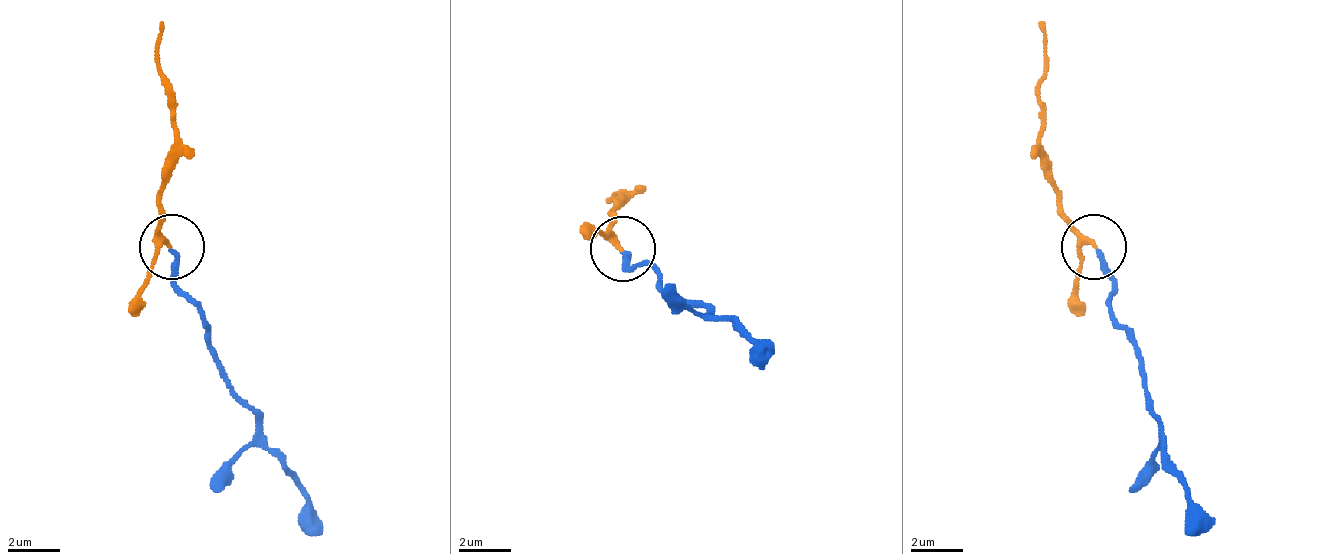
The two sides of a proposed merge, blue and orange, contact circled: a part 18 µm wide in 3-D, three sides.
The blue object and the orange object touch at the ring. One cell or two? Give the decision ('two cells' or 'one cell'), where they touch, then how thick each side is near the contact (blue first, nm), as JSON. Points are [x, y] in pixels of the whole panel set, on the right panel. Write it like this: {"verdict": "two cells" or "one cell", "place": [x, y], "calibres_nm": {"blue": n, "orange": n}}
{"verdict": "one cell", "place": [1094, 247], "calibres_nm": {"blue": 200, "orange": 200}}

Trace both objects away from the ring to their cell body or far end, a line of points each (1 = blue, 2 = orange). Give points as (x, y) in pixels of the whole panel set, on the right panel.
1: (1095, 248), (1108, 281), (1108, 307), (1161, 418), (1161, 450), (1187, 483), (1193, 535)
2: (1095, 248), (1069, 222), (1043, 150), (1037, 20)

